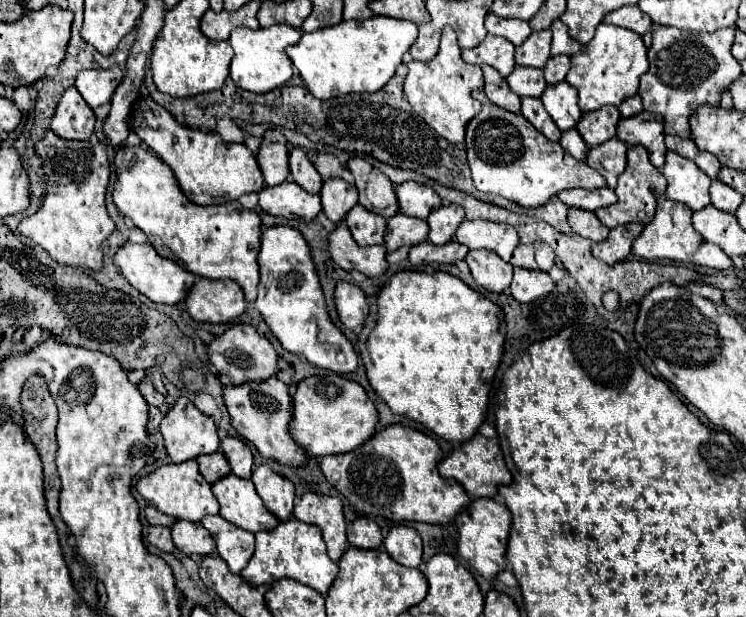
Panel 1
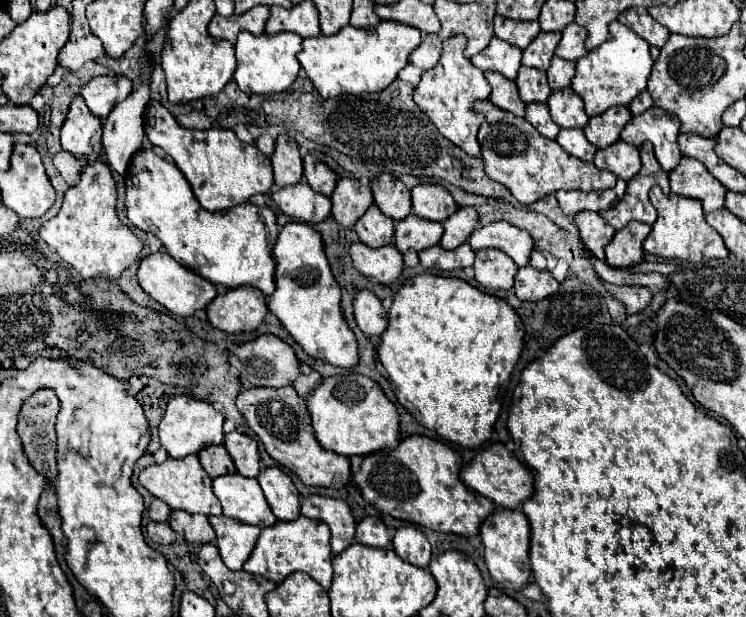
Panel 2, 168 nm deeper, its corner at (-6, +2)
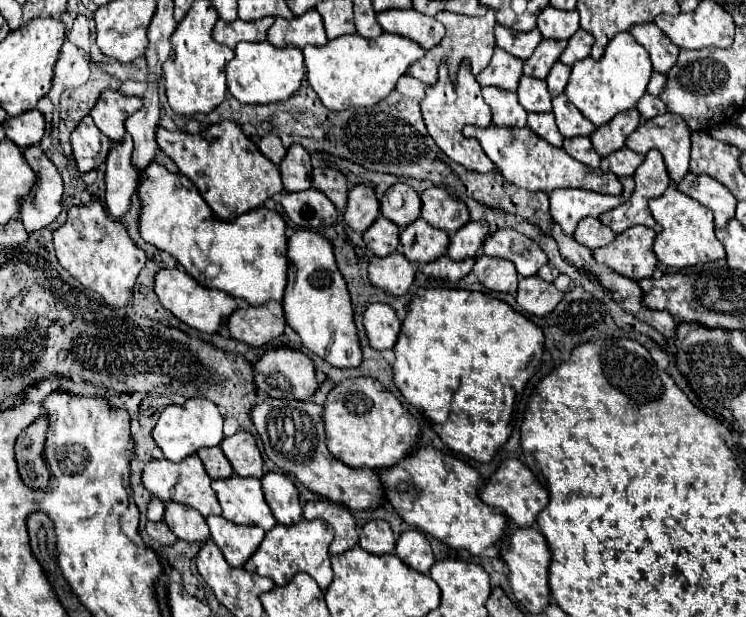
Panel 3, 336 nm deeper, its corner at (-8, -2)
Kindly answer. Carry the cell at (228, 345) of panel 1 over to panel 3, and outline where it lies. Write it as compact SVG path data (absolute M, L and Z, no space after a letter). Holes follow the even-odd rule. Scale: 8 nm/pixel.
M277 347L277 349L267 349L263 357L253 365L253 381L257 389L265 391L271 397L277 399L299 399L305 401L319 385L315 381L315 367L313 361L303 355L301 351L293 351L287 347Z

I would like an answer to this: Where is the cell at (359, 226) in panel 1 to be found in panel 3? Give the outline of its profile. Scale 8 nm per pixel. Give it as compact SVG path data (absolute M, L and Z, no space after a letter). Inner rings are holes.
M379 215L375 223L363 233L363 241L377 257L385 257L387 253L393 253L399 245L399 227Z

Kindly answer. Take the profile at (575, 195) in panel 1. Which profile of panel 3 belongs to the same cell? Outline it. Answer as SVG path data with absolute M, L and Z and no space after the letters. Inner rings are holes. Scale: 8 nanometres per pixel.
M621 177L621 185L623 193L617 197L585 189L555 189L549 195L553 221L563 229L567 237L573 237L575 227L583 217L599 217L631 197L633 177Z

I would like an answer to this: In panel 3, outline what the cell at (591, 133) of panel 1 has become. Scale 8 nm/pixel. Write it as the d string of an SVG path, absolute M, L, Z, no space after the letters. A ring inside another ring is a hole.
M637 109L623 111L611 119L611 123L605 123L603 127L597 127L595 133L591 135L591 143L595 151L601 157L607 157L609 153L621 149L625 145L625 139L639 127L641 115Z

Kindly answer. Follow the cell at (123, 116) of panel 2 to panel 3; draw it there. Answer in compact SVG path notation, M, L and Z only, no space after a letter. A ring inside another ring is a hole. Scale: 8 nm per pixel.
M125 133L123 141L113 143L107 161L105 161L105 205L109 213L119 219L127 209L131 195L135 193L137 181L139 181L139 171L131 161L133 155L133 143L131 137Z

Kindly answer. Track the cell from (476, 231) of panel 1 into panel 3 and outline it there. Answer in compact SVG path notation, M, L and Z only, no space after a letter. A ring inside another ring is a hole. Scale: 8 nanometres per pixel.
M507 227L491 233L485 239L483 253L513 261L521 277L535 275L539 267L547 263L547 255L541 251L541 247L533 239L529 239L527 235L515 229L507 229Z

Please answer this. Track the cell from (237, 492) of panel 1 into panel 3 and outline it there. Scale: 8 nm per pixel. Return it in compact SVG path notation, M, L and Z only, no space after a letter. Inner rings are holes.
M233 475L231 479L217 479L213 481L213 491L217 493L217 499L223 507L223 517L239 523L239 525L257 525L265 531L269 531L271 527L277 525L271 509L267 507L265 499L263 499L263 491L261 491L261 481L259 479L243 479L239 475Z

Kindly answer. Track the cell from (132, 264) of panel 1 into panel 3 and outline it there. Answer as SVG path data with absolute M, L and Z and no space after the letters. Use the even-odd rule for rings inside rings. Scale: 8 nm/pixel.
M173 267L173 269L159 269L155 273L155 293L159 303L171 311L179 321L183 321L185 325L203 331L203 333L217 333L219 327L223 327L229 319L229 311L237 309L237 303L233 297L229 297L223 291L211 291L207 287L201 287L195 279L191 279L191 275L187 275L181 267Z

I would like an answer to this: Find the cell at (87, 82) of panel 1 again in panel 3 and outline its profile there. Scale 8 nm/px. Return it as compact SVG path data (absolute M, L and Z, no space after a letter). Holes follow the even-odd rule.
M107 89L99 95L97 105L91 109L91 117L95 125L111 139L111 141L121 141L125 133L125 119L137 111L137 107L143 105L139 97L127 97L121 91Z

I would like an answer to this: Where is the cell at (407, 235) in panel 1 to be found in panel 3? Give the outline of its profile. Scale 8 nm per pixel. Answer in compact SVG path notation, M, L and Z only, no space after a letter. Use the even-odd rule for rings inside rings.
M421 217L411 225L403 227L399 239L401 239L403 255L409 261L417 261L417 263L429 263L431 259L441 257L449 243L447 231L431 227Z

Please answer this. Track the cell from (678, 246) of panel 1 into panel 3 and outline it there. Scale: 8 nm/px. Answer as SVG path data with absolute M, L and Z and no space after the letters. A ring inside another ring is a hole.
M671 183L671 187L659 199L651 199L649 209L653 213L653 219L663 227L663 231L655 237L655 243L653 243L653 251L661 263L681 269L681 267L691 267L697 263L725 259L723 245L715 237L711 211L703 207L701 203L697 203L695 199L677 191L675 183Z

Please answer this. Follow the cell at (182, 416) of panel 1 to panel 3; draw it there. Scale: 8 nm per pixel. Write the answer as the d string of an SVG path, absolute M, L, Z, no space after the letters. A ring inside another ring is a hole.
M189 399L185 405L169 405L155 429L153 439L165 453L169 461L183 461L185 457L197 453L201 447L215 447L223 441L223 415L219 413L217 405L207 399Z

